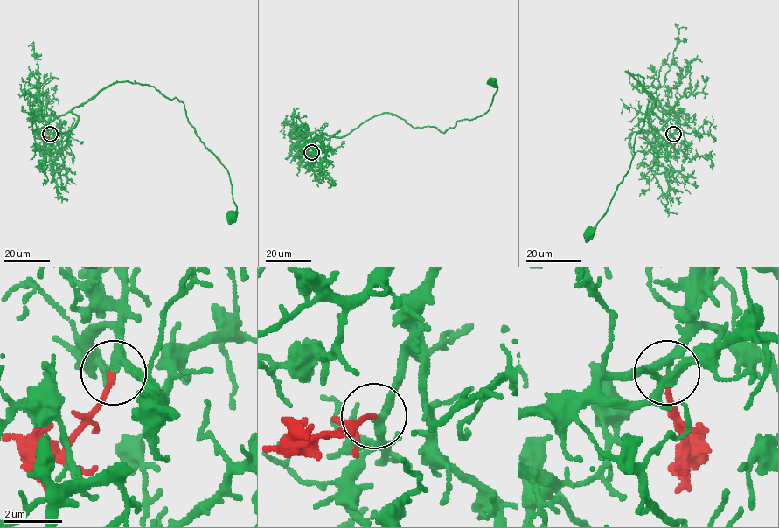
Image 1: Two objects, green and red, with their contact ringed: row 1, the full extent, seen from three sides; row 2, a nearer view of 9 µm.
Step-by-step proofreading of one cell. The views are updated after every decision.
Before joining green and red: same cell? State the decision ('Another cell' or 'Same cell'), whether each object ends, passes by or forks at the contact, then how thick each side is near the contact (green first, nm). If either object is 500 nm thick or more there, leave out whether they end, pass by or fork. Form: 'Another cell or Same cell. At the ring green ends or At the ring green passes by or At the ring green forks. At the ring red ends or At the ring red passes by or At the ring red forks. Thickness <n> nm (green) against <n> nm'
Same cell. At the ring green passes by. At the ring red ends. Thickness 240 nm (green) against 150 nm

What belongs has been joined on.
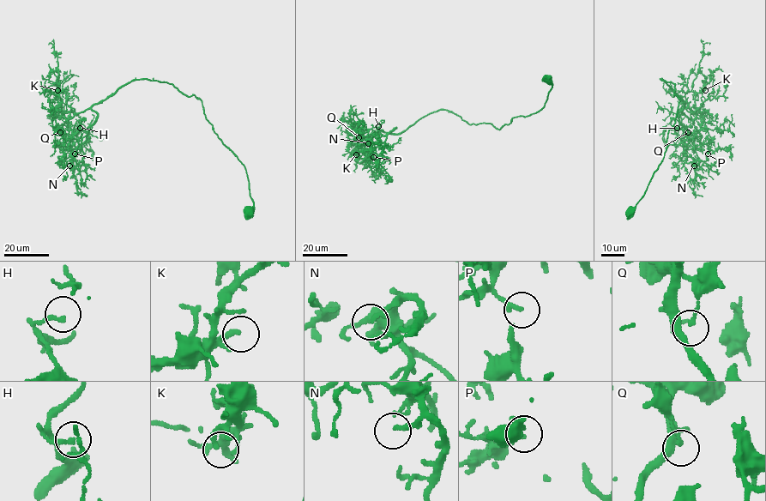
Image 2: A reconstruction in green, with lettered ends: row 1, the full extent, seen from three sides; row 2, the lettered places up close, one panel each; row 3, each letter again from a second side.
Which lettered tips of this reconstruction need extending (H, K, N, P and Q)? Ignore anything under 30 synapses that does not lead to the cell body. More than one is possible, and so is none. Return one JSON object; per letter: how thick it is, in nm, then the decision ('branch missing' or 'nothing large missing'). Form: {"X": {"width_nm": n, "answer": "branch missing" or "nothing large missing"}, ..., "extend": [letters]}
{"H": {"width_nm": 180, "answer": "nothing large missing"}, "K": {"width_nm": 200, "answer": "branch missing"}, "N": {"width_nm": 170, "answer": "nothing large missing"}, "P": {"width_nm": 140, "answer": "nothing large missing"}, "Q": {"width_nm": 140, "answer": "nothing large missing"}, "extend": ["K"]}

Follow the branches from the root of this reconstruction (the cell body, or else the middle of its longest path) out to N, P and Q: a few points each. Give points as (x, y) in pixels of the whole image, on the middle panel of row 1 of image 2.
N: (546, 78), (551, 87), (544, 106), (499, 129), (438, 110), (397, 134), (376, 132), (368, 143)
P: (546, 78), (551, 87), (544, 106), (499, 129), (438, 110), (401, 132), (394, 128), (373, 157)
Q: (546, 78), (551, 87), (544, 106), (499, 129), (438, 110), (397, 134), (358, 137)

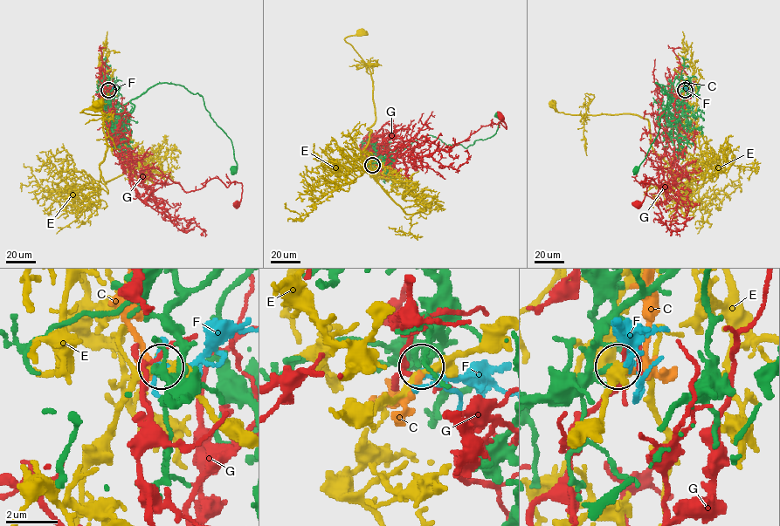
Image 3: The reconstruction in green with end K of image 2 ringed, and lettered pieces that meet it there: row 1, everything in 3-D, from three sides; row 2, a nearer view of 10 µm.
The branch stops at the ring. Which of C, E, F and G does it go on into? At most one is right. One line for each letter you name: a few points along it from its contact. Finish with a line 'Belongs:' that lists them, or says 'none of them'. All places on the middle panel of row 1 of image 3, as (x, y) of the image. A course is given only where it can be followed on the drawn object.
Belongs: F

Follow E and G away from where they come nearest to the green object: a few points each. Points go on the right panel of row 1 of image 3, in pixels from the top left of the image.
E: (685, 90), (707, 174), (735, 160), (684, 183), (654, 152), (647, 119), (552, 105)
G: (686, 88), (673, 119), (673, 160), (662, 172), (672, 190), (647, 178), (637, 205)

